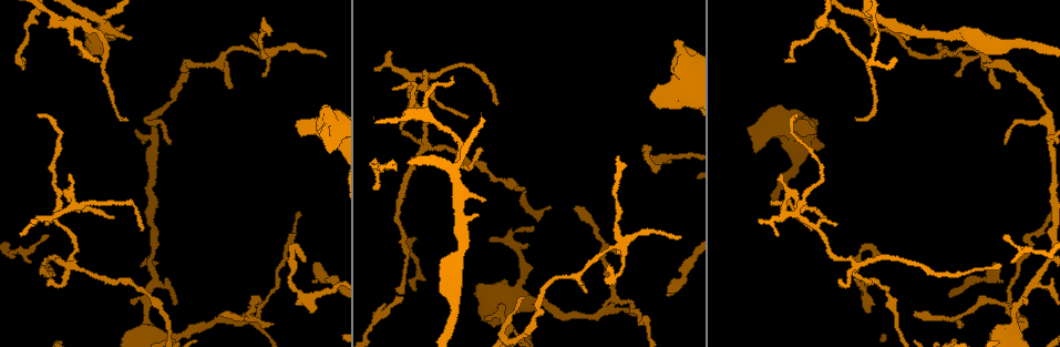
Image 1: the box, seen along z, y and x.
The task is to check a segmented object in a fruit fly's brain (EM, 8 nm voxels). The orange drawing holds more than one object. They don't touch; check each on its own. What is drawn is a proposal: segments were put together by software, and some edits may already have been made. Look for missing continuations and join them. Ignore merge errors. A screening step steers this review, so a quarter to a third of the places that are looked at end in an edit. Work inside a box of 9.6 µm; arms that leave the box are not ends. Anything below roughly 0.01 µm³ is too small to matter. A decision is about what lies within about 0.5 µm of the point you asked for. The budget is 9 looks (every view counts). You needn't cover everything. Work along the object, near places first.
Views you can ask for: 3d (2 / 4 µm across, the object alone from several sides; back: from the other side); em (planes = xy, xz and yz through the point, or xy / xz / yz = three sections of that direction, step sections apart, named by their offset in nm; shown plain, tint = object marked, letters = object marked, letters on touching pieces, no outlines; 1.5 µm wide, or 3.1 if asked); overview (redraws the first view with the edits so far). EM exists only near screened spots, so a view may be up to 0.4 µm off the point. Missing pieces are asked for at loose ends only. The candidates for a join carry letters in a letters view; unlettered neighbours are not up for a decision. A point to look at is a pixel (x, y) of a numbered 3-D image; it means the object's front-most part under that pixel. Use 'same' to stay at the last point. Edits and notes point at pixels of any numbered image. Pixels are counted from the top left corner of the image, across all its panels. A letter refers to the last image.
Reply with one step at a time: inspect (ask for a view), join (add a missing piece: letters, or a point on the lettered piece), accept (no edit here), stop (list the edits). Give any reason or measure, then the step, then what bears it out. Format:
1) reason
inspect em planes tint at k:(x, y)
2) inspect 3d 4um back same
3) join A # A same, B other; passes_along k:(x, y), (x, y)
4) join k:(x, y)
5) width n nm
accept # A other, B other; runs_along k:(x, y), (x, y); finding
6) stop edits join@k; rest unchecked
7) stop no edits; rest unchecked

branch stops here
inspect 3d 4um at 1:(779, 235)

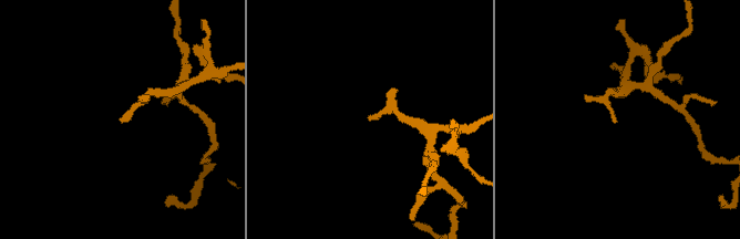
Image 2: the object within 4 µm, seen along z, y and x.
need the tissue
inspect em planes plain at 2:(617, 122)

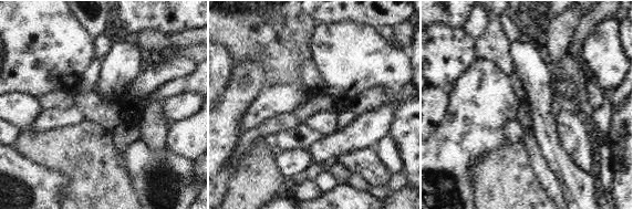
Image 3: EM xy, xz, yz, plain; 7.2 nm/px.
inspect em planes letters same

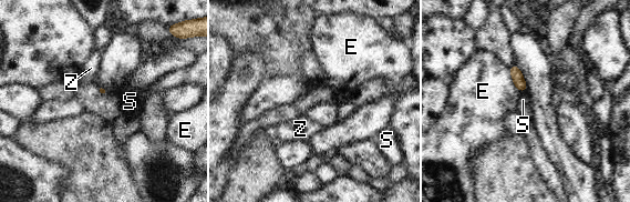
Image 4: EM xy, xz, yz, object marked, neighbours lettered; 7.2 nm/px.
accept # E other, S other, Z other; border 4:(517, 89), (526, 91); none of them fits

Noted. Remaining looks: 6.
free end
inspect 3d 4um back at 1:(220, 313)

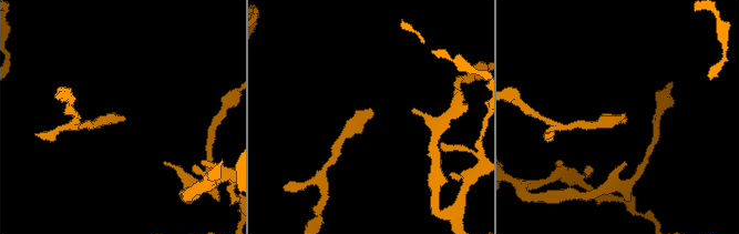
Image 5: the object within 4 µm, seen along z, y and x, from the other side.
inspect em planes letters at 5:(624, 119)

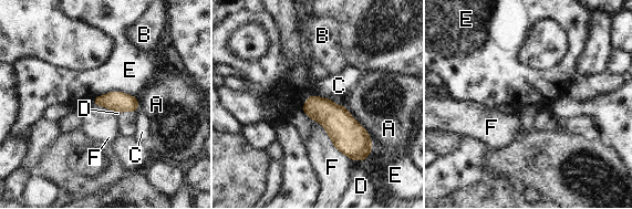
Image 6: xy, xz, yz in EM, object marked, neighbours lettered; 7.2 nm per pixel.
width 150 nm
accept # A other, B other, C other, D other, E other, F other; border 6:(312, 94), (329, 98); none of them fits

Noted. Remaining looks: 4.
an open end
inspect em xy step 8 letters at 1:(304, 261)

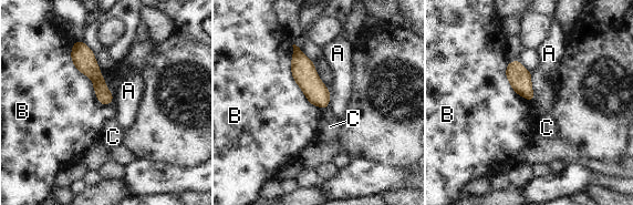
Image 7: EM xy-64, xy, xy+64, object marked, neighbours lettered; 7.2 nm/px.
accept # A other, B other, C other; runs_along 7:(78, 43), (105, 102); none of them fits

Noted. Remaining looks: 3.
inspect 3d 2um at 1:(1005, 236)

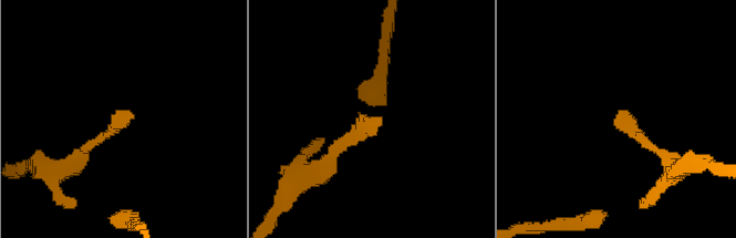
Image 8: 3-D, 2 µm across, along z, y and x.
shape alone is not enough
inspect em yz step 4 letters at 8:(622, 114)

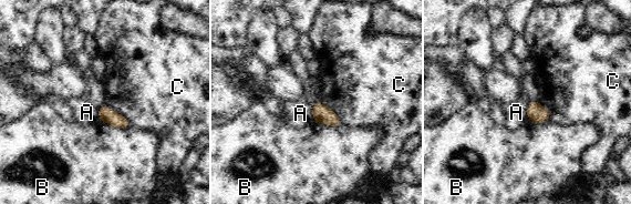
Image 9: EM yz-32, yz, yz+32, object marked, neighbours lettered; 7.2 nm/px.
cut it another way
inspect em planes letters same

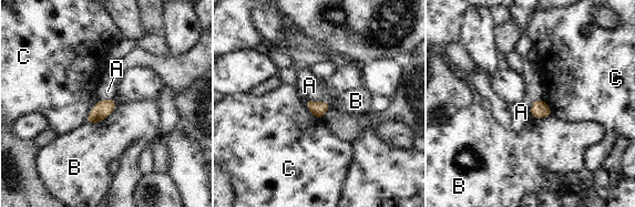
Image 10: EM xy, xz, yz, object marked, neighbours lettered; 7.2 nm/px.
accept # A other, B other, C other; border 10:(541, 97), (532, 104), (531, 116); none of them fits

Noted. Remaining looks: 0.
stop no edits; rest unchecked

